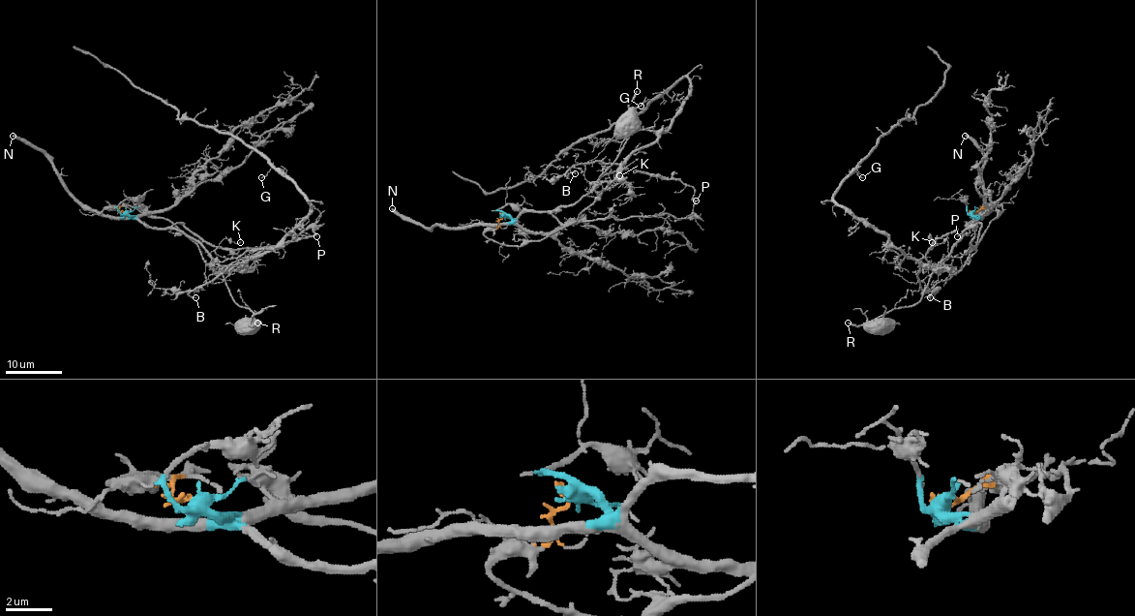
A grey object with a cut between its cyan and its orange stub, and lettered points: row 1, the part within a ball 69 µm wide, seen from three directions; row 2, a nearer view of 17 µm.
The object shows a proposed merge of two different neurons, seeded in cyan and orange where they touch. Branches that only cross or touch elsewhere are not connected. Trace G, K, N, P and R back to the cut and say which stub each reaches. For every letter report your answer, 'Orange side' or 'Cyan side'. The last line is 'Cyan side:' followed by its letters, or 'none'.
G: Orange side
K: Cyan side
N: Cyan side
P: Cyan side
R: Cyan side
Cyan side: K, N, P, R

